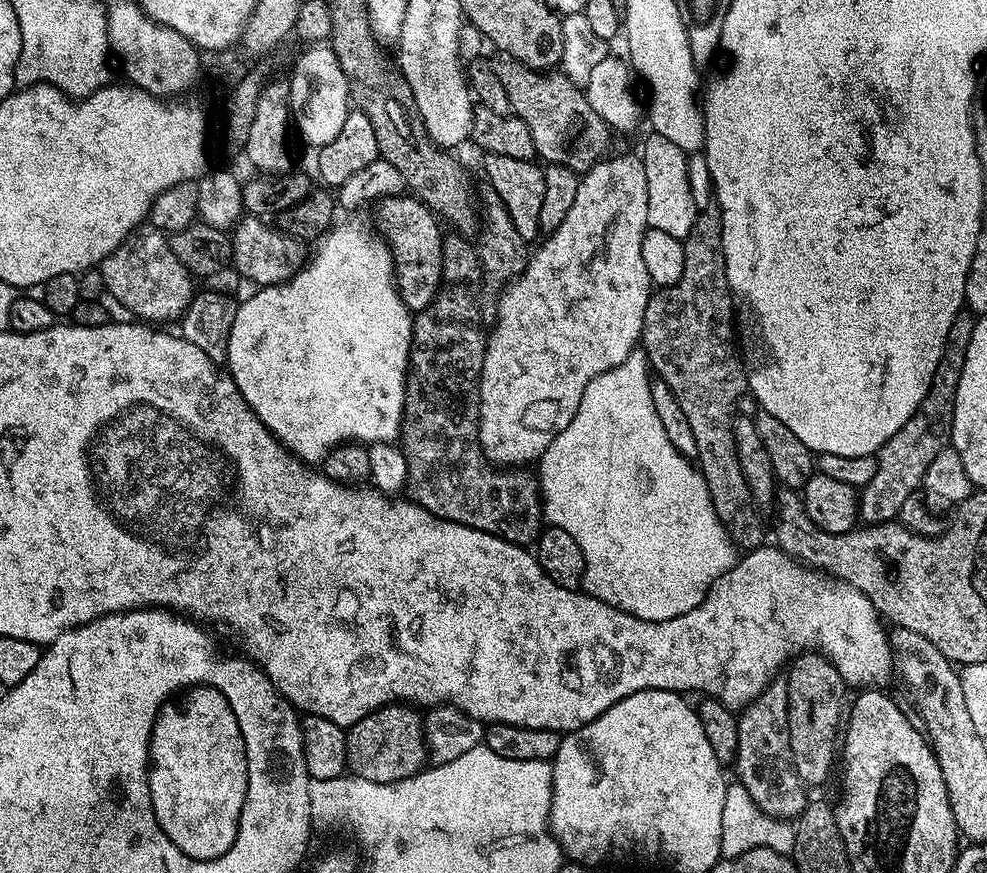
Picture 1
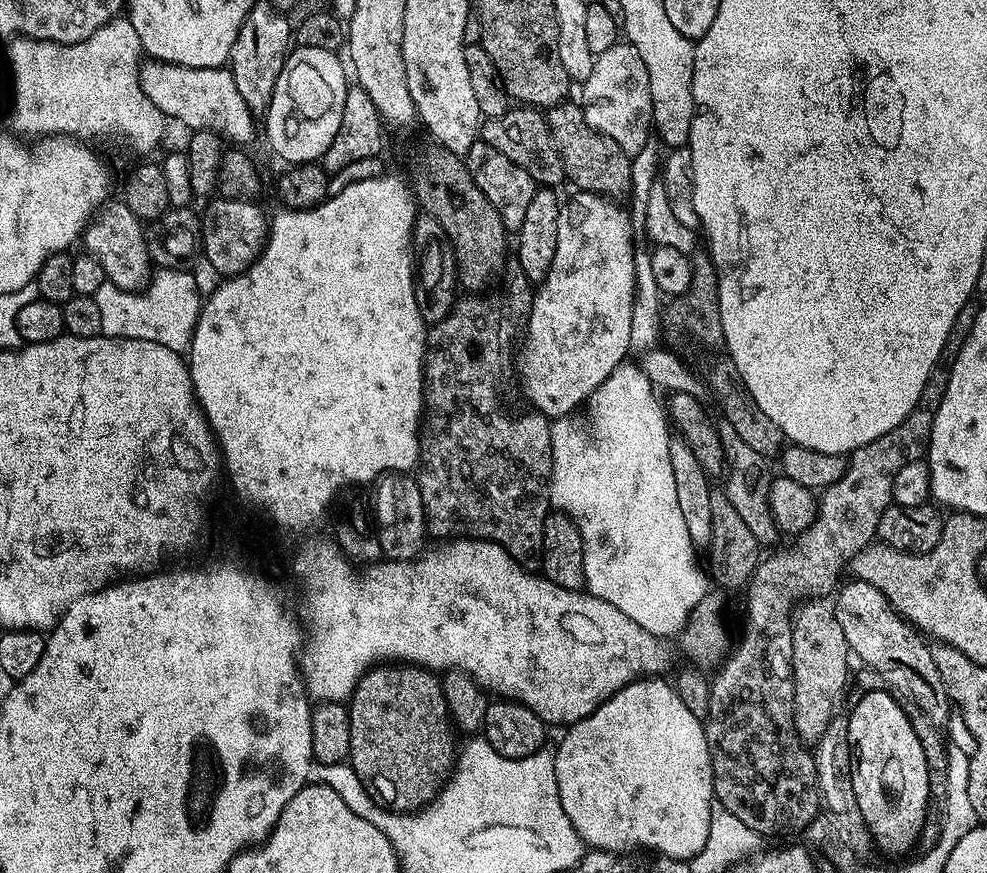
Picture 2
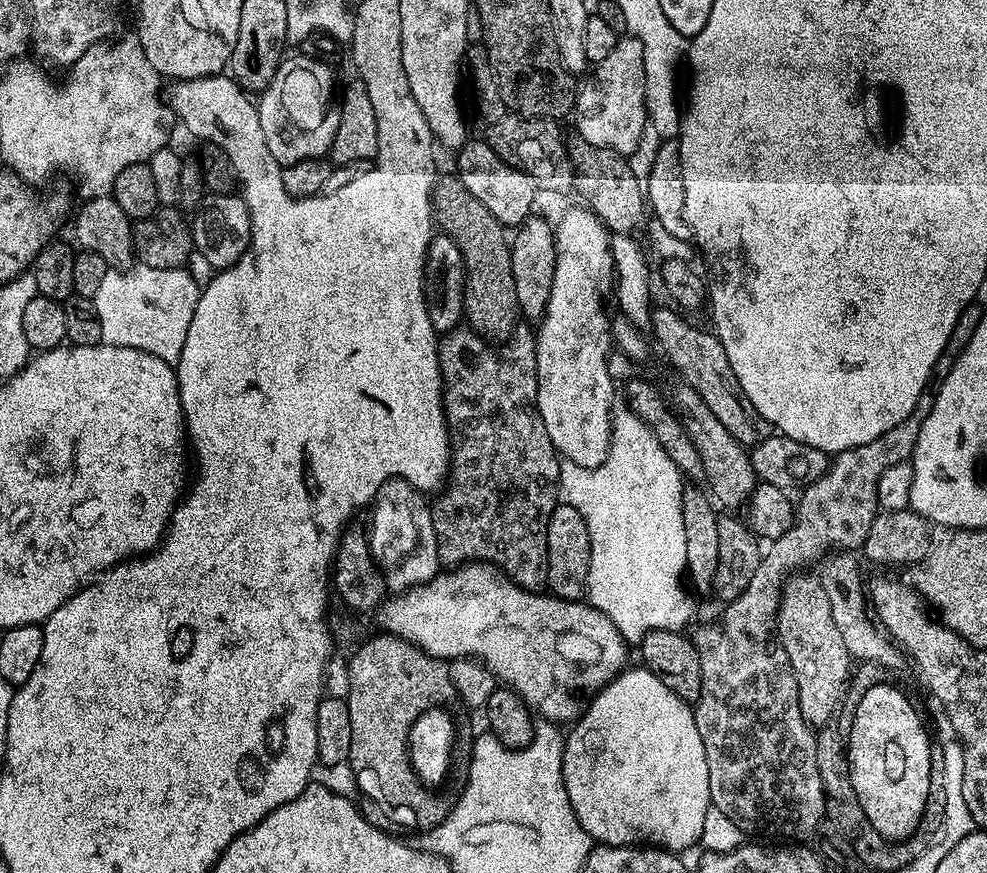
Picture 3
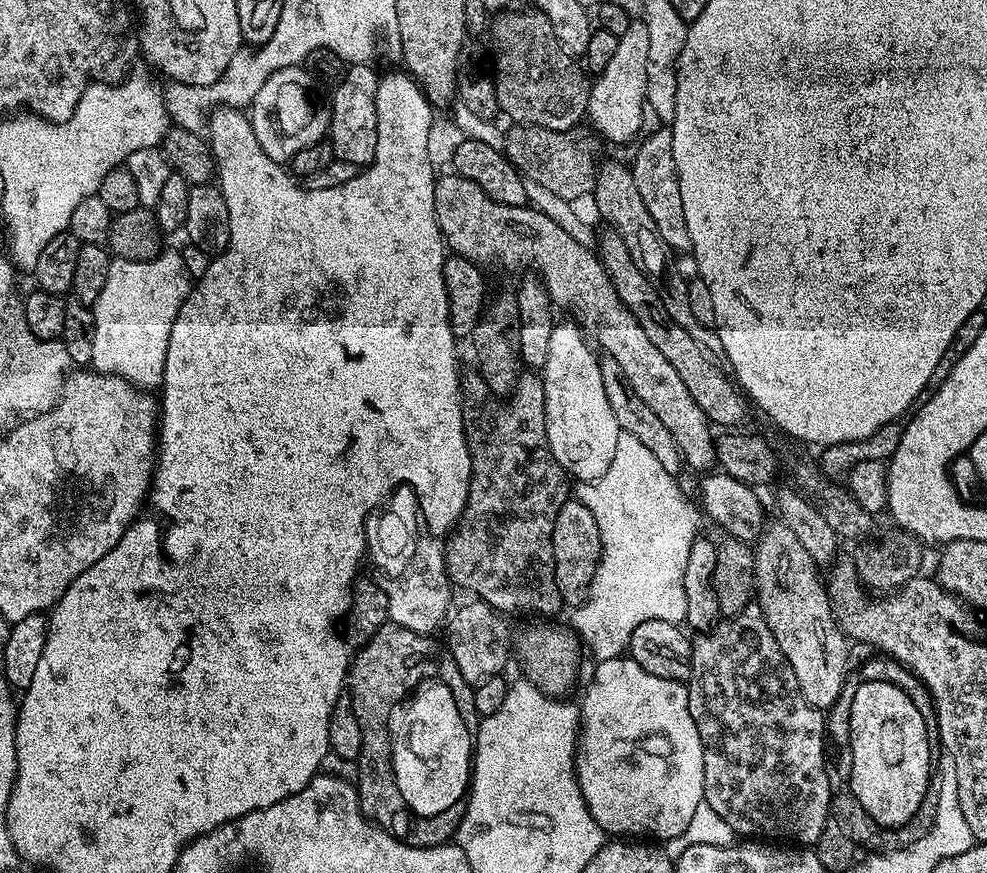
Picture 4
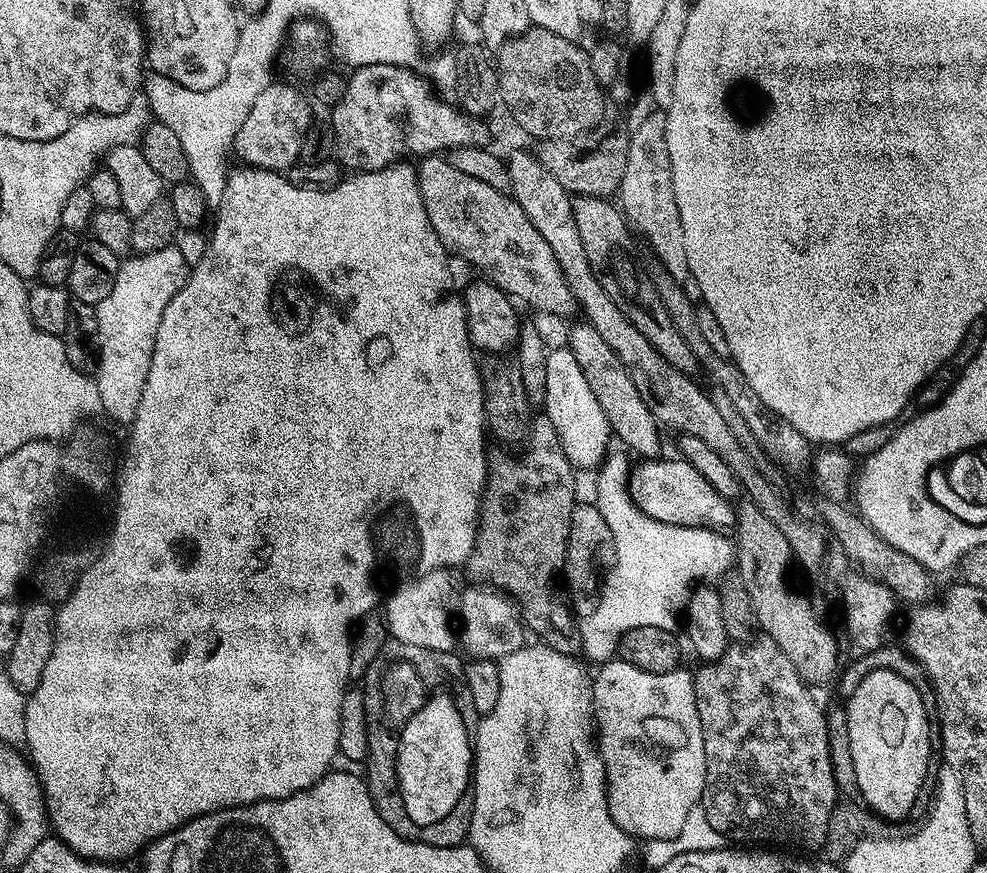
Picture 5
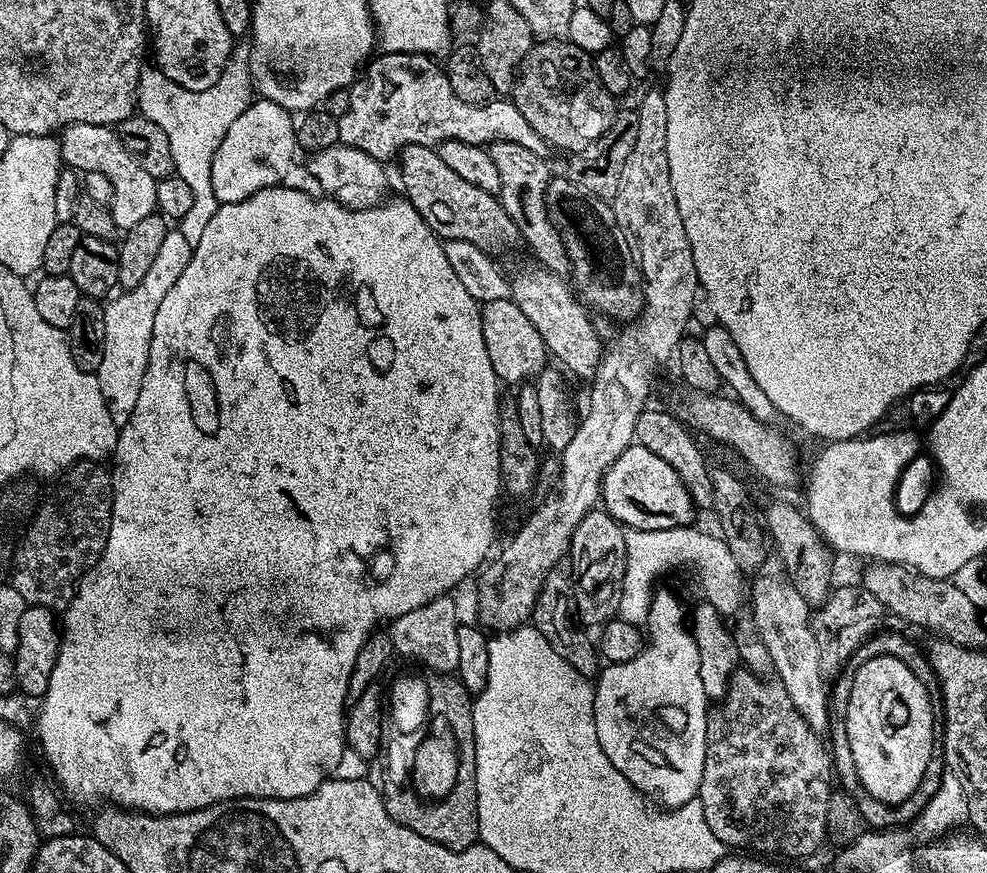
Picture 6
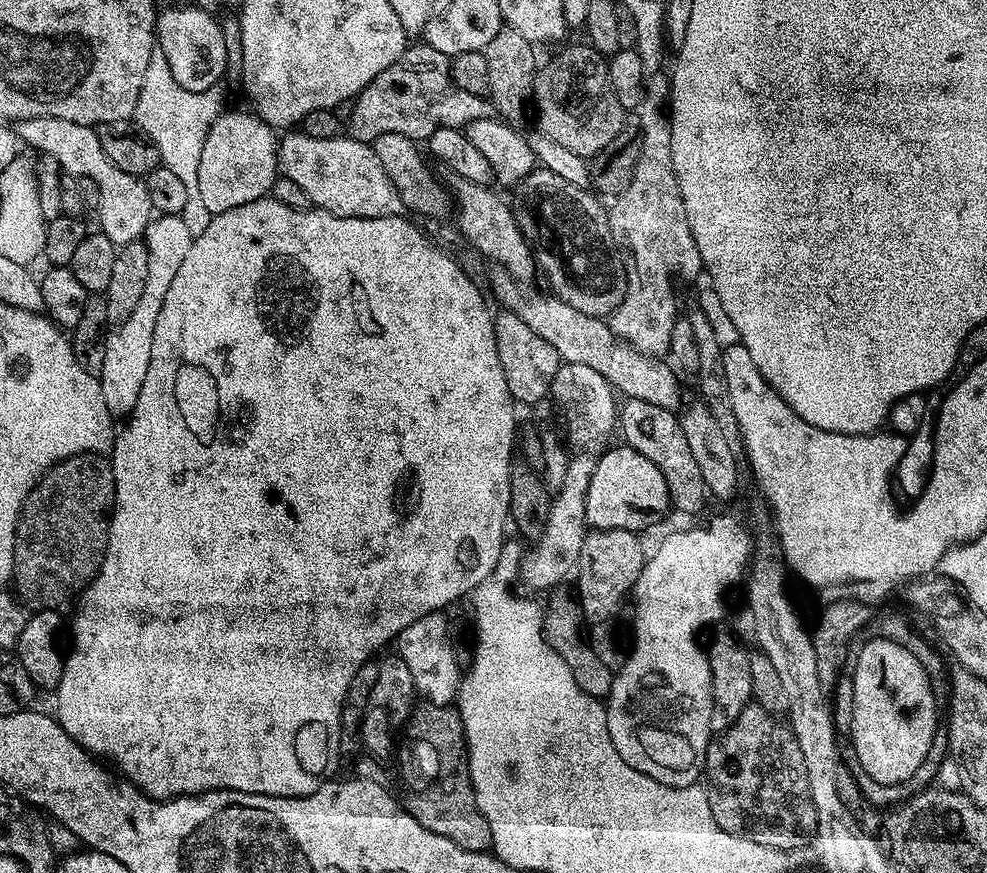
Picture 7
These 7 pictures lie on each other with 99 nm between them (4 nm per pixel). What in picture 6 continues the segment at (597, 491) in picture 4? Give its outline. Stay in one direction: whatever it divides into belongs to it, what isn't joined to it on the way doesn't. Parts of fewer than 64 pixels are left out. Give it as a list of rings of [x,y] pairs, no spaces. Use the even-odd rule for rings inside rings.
[[[685,526],[682,528],[671,528],[670,530],[638,530],[637,528],[633,528],[631,530],[625,531],[624,534],[624,541],[626,542],[626,554],[628,557],[626,558],[626,570],[624,571],[624,588],[622,591],[620,591],[620,612],[622,613],[622,618],[626,622],[630,622],[631,624],[638,624],[643,625],[645,621],[647,621],[648,618],[648,608],[650,605],[652,605],[652,600],[654,597],[654,590],[652,590],[652,587],[656,584],[656,579],[659,578],[660,575],[663,574],[664,571],[667,570],[668,567],[671,566],[671,564],[692,564],[692,572],[694,575],[696,575],[696,588],[698,591],[701,592],[703,599],[707,601],[707,603],[713,604],[714,607],[718,610],[718,614],[722,614],[725,618],[732,618],[737,615],[741,611],[740,608],[743,606],[745,607],[746,604],[746,580],[744,584],[744,576],[745,573],[742,571],[740,564],[738,561],[734,558],[734,554],[730,550],[730,546],[728,543],[723,540],[719,535],[713,534],[711,536],[708,532],[699,532],[698,529],[696,529],[696,526]]]

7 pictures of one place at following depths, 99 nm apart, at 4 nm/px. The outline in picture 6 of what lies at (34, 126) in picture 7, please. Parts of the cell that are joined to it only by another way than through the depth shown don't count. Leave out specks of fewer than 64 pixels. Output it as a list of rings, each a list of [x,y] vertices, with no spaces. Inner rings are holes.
[[[69,124],[59,133],[60,159],[77,173],[97,172],[103,174],[114,190],[110,211],[117,229],[127,230],[137,225],[142,218],[157,211],[156,179],[142,166],[138,166],[134,156],[122,146],[120,135],[106,124]]]

